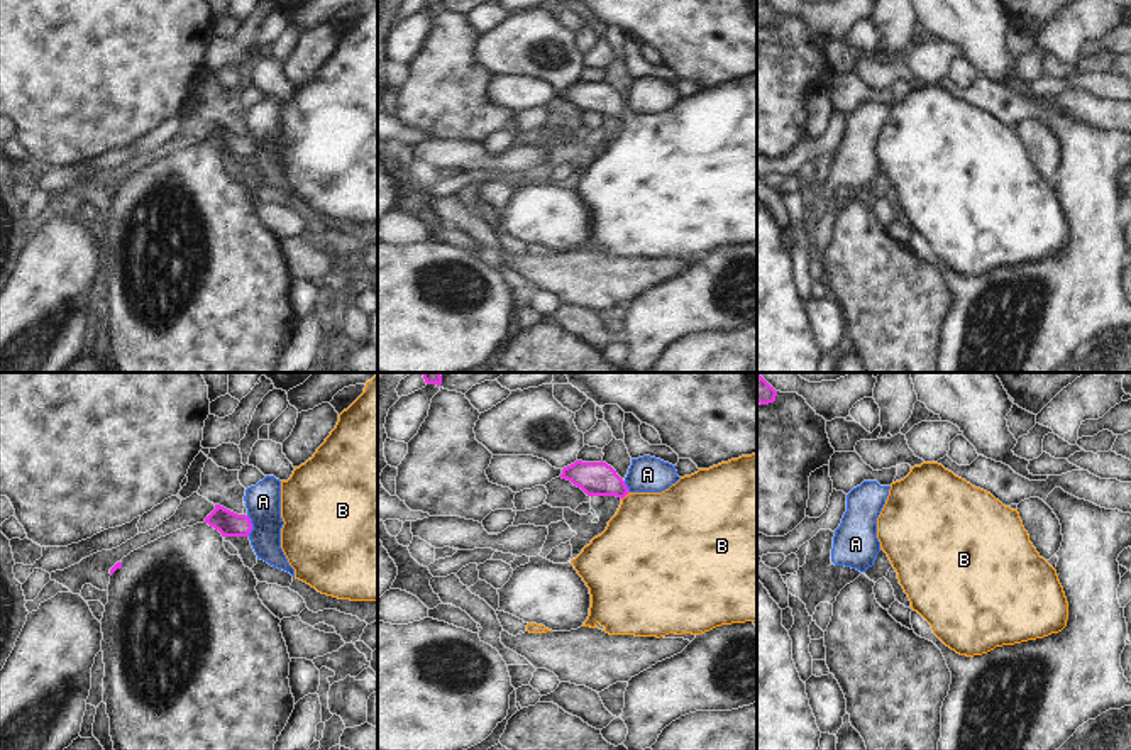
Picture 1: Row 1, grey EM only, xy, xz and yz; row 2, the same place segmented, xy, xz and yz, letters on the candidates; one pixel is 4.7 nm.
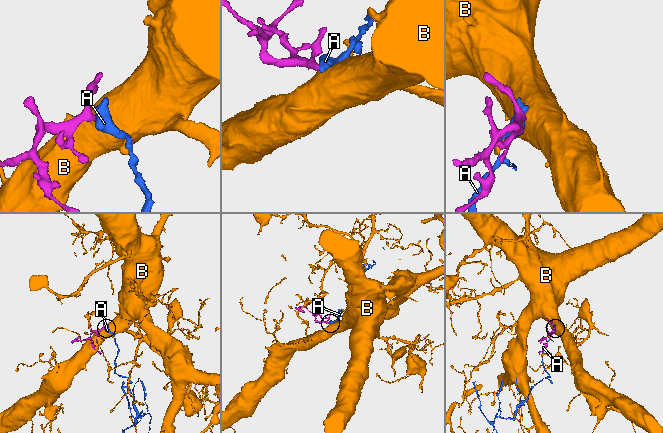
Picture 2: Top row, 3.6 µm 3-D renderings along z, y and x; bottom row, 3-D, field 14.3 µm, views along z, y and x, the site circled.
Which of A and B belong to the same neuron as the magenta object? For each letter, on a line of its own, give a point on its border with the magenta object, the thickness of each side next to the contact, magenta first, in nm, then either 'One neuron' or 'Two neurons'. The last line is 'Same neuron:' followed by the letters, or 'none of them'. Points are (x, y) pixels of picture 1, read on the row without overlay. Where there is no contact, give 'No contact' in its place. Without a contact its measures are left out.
A: Touches magenta at xy (251, 146). Thickness 120 nm (magenta) against 170 nm. Two neurons
B: Touches magenta at xz (625, 115). Thickness 160 nm (magenta) against 440 nm. One neuron
Same neuron: B

